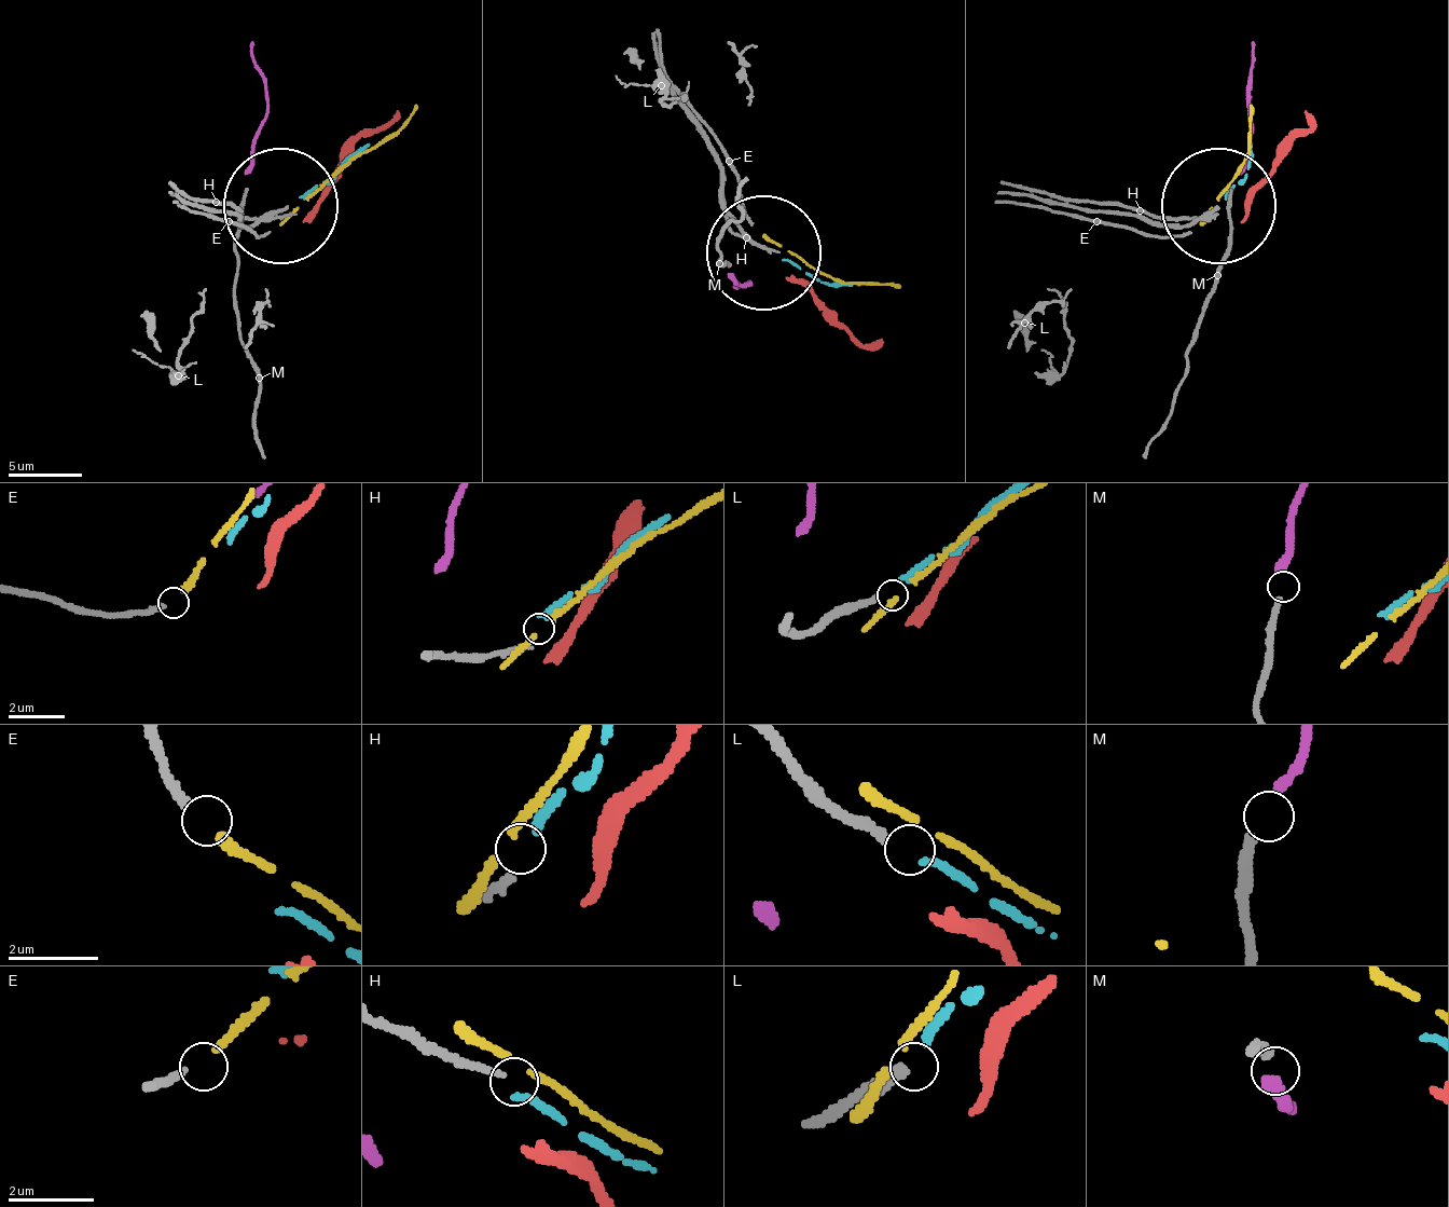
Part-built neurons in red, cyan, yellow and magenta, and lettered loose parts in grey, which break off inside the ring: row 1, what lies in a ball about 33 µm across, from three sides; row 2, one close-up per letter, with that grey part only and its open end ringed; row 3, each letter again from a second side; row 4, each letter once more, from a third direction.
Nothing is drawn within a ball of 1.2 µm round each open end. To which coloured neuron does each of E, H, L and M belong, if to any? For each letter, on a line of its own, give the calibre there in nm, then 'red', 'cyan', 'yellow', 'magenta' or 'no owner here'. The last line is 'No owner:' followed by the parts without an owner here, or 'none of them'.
E: 180 nm thick; yellow
H: 140 nm thick; no owner here
L: 200 nm thick; cyan
M: 240 nm thick; magenta
No owner: H

